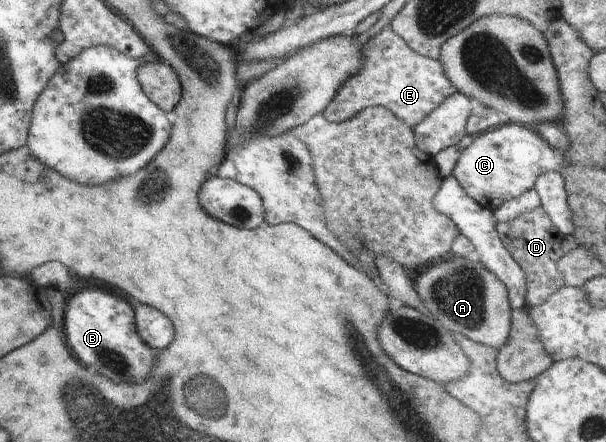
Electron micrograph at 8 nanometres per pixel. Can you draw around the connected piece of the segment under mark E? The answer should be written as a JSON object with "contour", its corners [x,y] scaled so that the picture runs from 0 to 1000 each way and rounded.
{"contour":[[[642,61],[607,90],[597,109],[596,149],[556,201],[550,226],[531,253],[545,278],[568,278],[606,242],[640,244],[680,296],[734,224],[756,208],[723,136],[685,118]]]}

